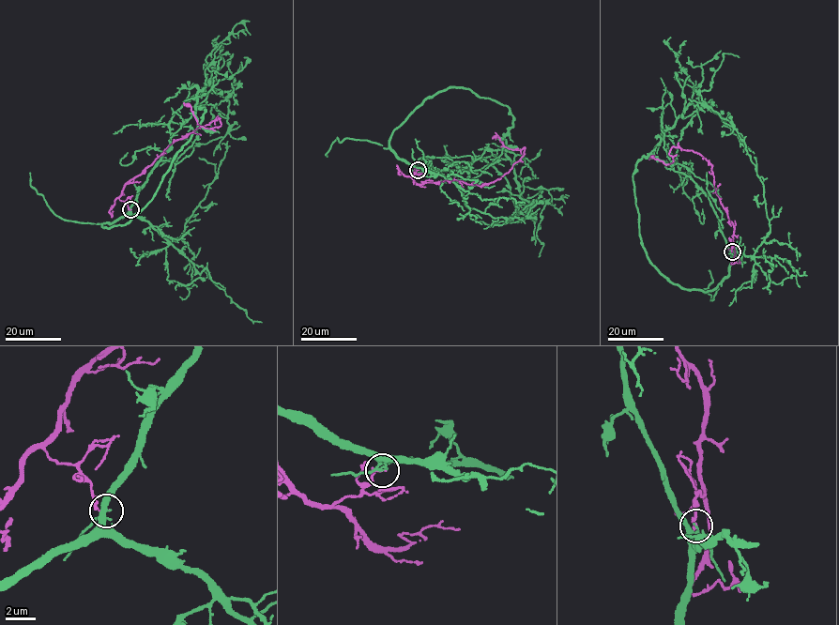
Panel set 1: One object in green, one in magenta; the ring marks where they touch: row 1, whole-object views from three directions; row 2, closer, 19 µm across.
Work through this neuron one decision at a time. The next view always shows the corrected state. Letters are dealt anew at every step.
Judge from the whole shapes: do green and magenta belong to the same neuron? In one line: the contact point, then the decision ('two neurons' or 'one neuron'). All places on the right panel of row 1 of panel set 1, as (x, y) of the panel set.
place (732, 251); two neurons

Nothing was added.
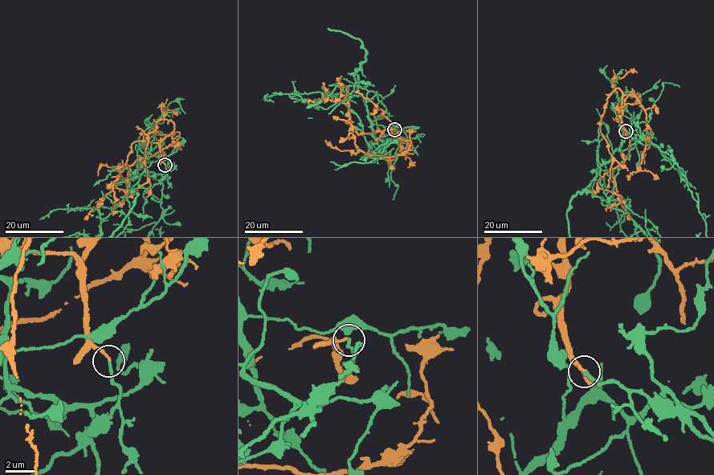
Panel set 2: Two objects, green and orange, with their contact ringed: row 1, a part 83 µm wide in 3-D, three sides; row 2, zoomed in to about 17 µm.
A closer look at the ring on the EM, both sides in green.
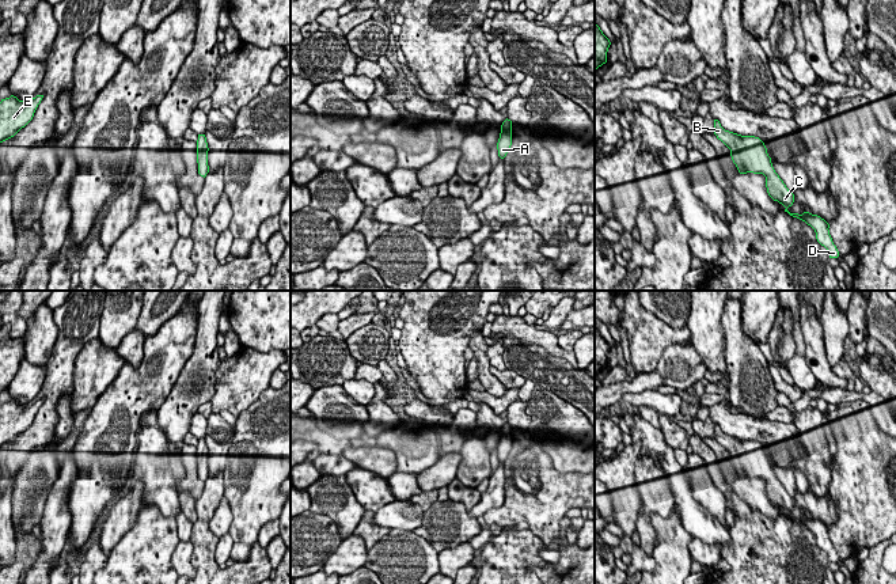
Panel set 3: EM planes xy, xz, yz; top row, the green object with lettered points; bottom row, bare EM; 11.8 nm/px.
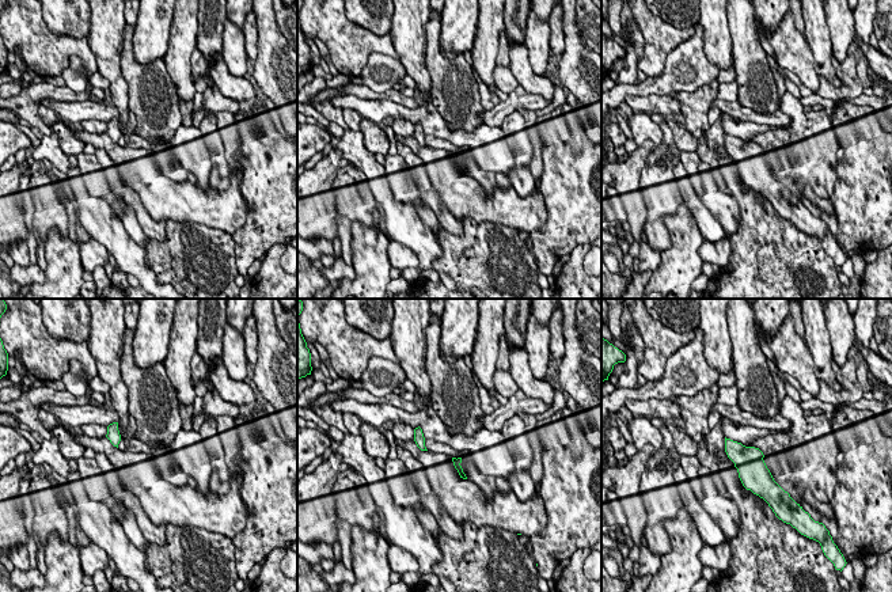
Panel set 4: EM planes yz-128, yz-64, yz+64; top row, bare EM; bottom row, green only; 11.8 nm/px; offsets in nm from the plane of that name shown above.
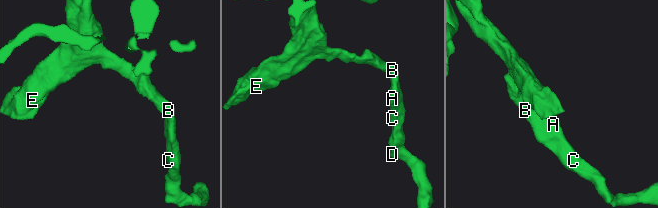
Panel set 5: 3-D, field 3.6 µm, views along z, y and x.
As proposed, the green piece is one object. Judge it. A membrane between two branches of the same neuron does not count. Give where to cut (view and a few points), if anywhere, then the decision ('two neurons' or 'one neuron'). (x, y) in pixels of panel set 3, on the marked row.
cut yz (762, 141), (731, 154); two neurons

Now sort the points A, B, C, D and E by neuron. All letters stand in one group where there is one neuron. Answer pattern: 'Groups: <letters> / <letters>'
Groups: A C D / B E

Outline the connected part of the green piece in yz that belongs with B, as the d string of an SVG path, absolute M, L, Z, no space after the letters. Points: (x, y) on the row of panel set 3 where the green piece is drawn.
M714 120L714 134L730 149L730 153L743 151L763 143L759 137L755 137L755 136L741 136L741 134L725 130L721 126L718 120Z

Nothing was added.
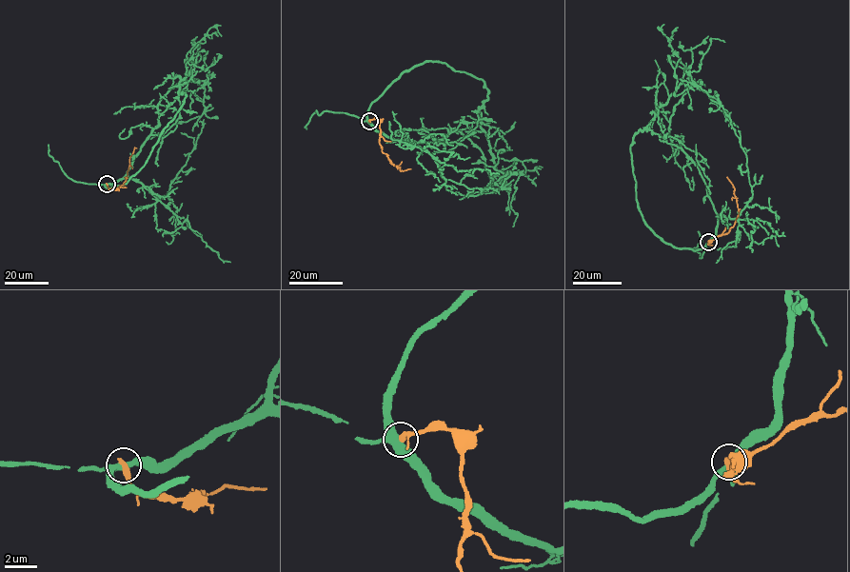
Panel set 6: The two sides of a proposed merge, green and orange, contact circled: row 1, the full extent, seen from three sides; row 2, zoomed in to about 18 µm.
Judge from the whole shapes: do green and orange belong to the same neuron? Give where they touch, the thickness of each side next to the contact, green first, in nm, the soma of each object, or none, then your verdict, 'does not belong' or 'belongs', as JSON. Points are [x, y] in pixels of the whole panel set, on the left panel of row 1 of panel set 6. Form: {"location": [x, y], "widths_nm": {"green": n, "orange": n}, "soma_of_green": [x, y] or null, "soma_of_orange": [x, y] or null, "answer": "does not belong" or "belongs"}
{"location": [107, 184], "widths_nm": {"green": 380, "orange": 460}, "soma_of_green": null, "soma_of_orange": null, "answer": "does not belong"}

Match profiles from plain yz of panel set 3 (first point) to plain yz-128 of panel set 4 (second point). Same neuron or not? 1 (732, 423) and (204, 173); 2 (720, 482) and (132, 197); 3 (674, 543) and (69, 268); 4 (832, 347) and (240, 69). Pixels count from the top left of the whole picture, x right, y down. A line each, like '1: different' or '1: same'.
1: same
2: same
3: same
4: same

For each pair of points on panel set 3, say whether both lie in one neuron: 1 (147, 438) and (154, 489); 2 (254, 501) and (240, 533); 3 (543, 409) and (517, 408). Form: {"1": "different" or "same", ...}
{"1": "same", "2": "same", "3": "different"}

